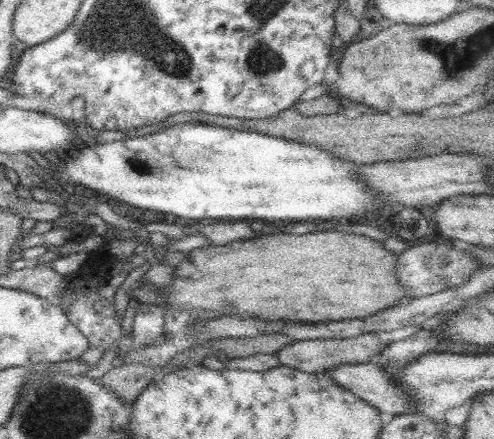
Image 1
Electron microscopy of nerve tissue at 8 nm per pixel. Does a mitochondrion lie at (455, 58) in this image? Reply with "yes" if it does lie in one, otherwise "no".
yes

